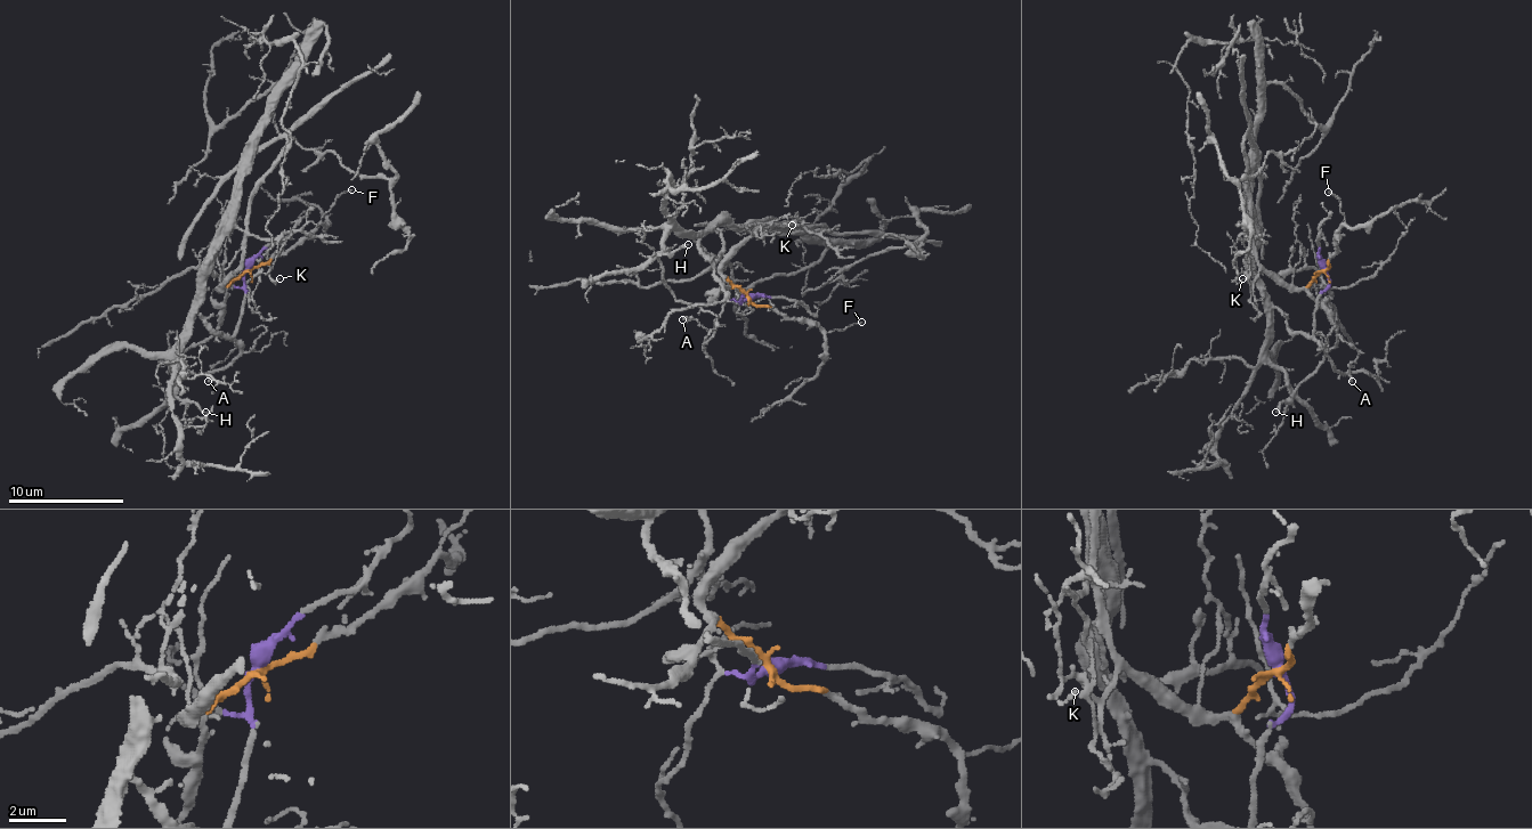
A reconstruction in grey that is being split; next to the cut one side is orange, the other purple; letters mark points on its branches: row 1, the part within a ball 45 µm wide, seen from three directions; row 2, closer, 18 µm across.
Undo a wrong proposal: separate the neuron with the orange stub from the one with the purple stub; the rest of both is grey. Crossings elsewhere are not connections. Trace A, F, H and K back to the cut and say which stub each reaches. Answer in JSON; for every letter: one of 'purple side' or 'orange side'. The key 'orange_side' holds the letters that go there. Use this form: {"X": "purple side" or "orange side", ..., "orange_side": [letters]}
{"A": "orange side", "F": "orange side", "H": "orange side", "K": "orange side", "orange_side": ["A", "F", "H", "K"]}

